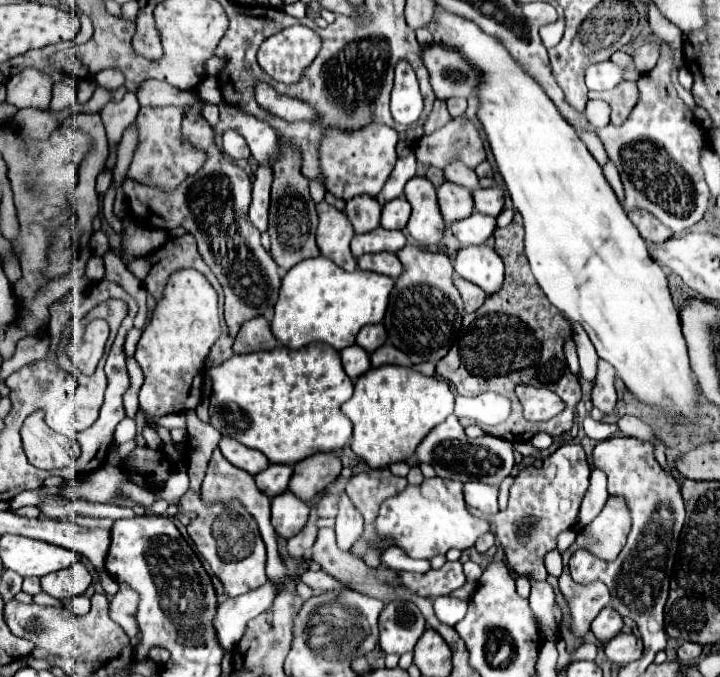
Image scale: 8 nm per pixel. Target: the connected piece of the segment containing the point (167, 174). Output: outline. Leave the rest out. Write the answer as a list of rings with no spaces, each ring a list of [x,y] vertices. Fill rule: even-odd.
[[[141,107],[135,119],[139,143],[135,147],[135,155],[129,165],[127,177],[141,183],[153,183],[169,191],[175,189],[185,177],[189,177],[189,173],[195,173],[201,167],[201,161],[205,161],[205,153],[181,141],[181,119],[183,119],[181,107]]]

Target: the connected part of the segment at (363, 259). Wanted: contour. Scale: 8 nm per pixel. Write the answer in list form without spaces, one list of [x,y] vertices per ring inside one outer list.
[[[381,251],[381,253],[365,253],[357,259],[359,267],[363,271],[377,271],[377,273],[383,273],[383,275],[389,275],[393,279],[397,279],[403,271],[403,265],[401,261],[393,255],[393,253],[387,253],[387,251]]]

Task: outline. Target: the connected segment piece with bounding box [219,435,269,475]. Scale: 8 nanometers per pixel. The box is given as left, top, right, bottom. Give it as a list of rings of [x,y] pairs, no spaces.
[[[223,435],[219,441],[219,447],[221,447],[221,453],[227,457],[227,461],[231,461],[235,467],[239,467],[251,475],[257,475],[259,471],[269,467],[267,457],[263,457],[257,449],[245,447],[245,445],[233,441],[231,437]]]

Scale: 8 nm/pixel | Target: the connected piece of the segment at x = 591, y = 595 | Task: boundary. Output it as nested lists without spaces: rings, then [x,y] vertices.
[[[579,535],[575,539],[575,543],[563,553],[563,573],[559,577],[559,589],[561,589],[561,593],[565,595],[565,599],[569,601],[569,607],[571,607],[571,615],[573,615],[571,627],[573,627],[575,635],[581,637],[581,635],[585,635],[589,631],[591,621],[597,617],[597,613],[603,607],[607,607],[609,589],[601,581],[581,585],[581,583],[575,583],[571,579],[569,560],[575,547],[579,547]]]

